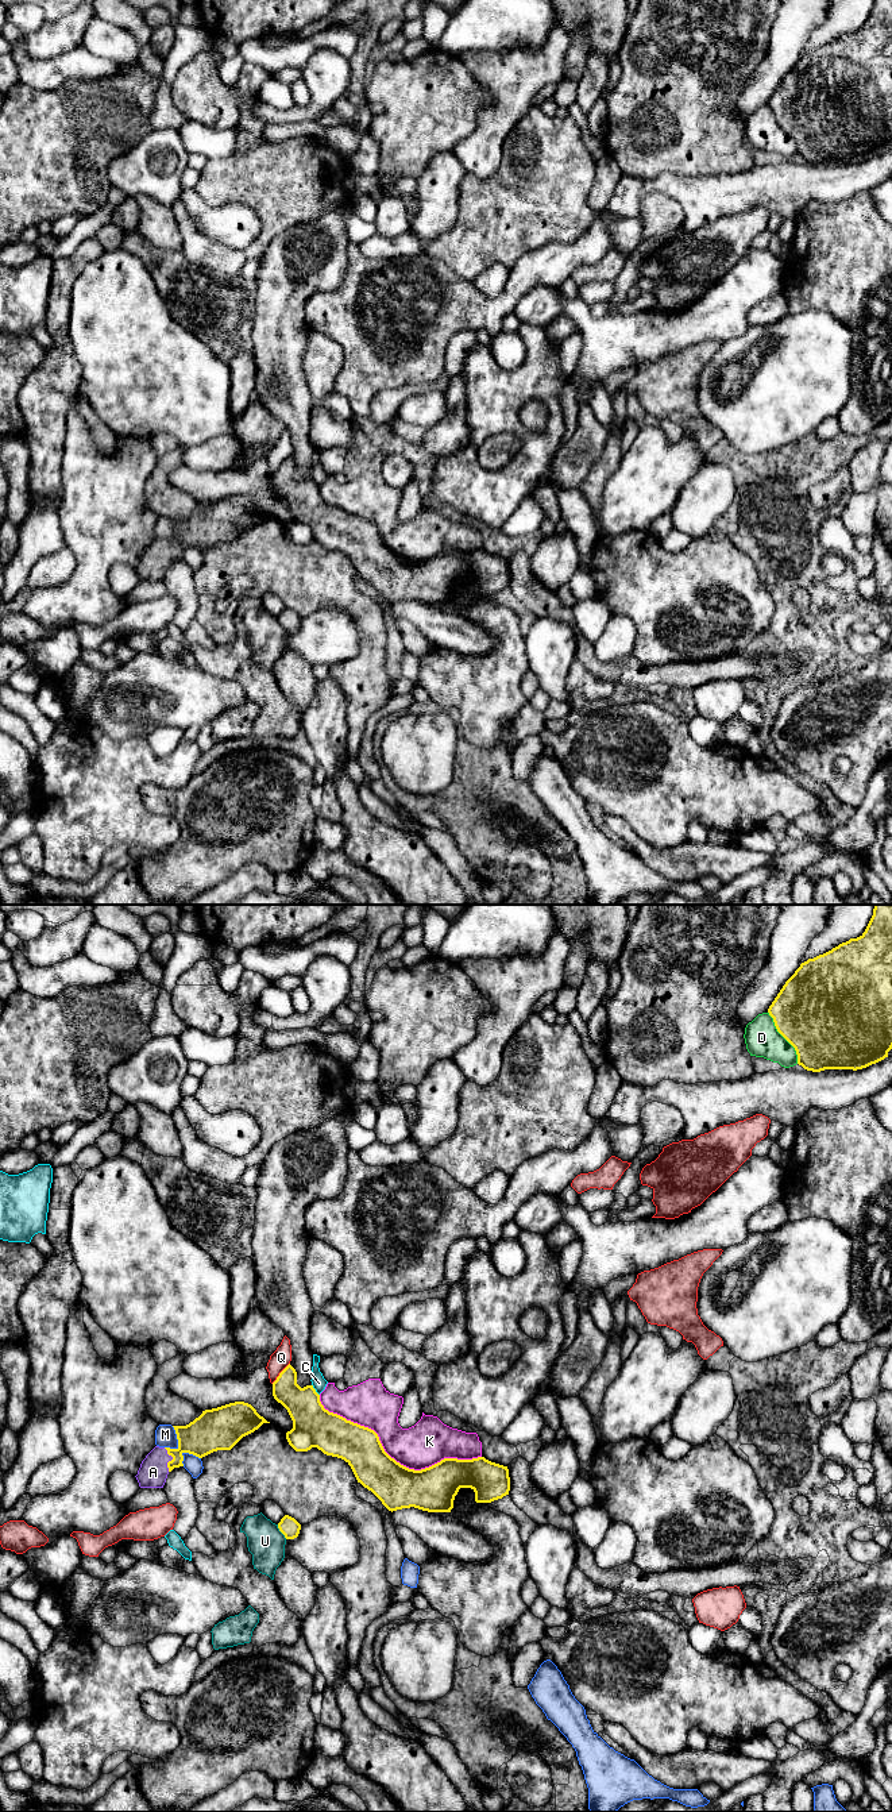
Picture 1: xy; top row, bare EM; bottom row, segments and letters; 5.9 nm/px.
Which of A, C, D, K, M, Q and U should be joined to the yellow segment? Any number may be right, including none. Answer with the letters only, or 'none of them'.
A

